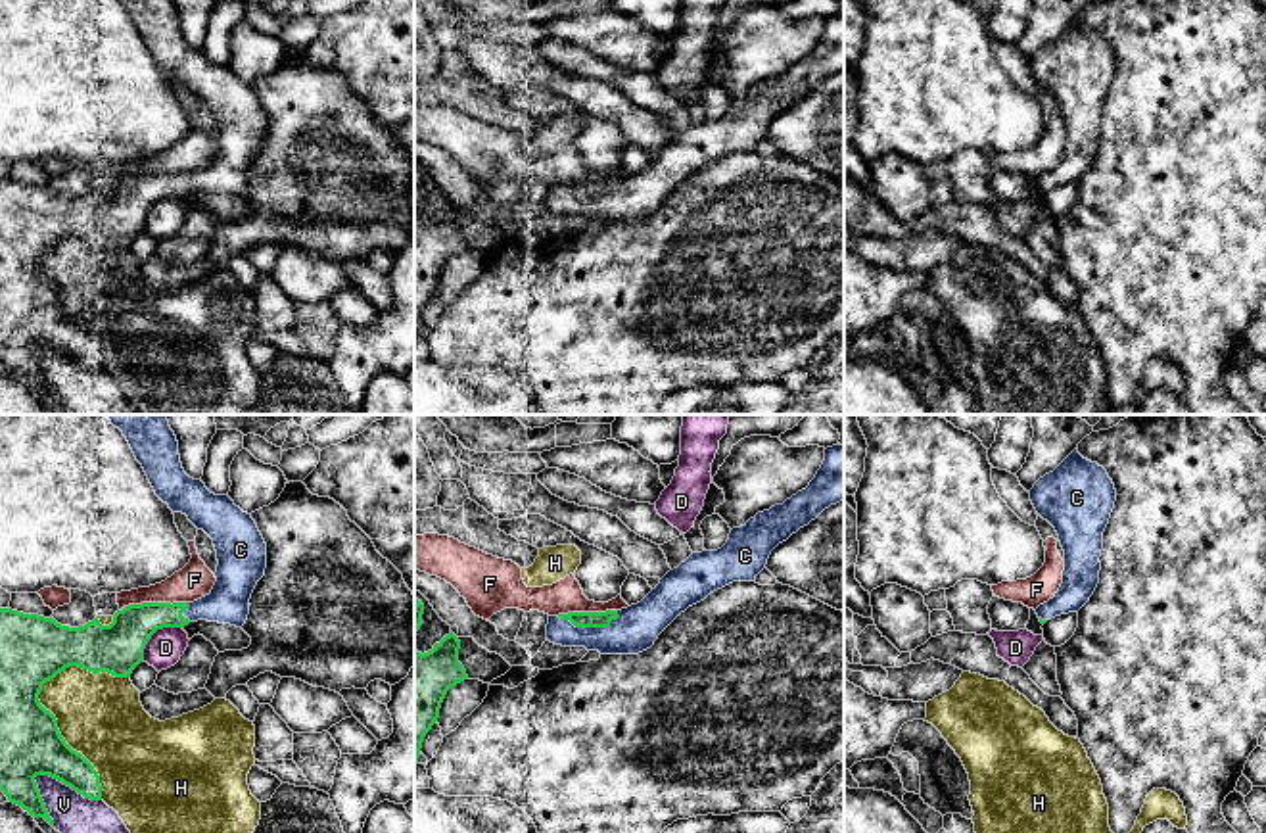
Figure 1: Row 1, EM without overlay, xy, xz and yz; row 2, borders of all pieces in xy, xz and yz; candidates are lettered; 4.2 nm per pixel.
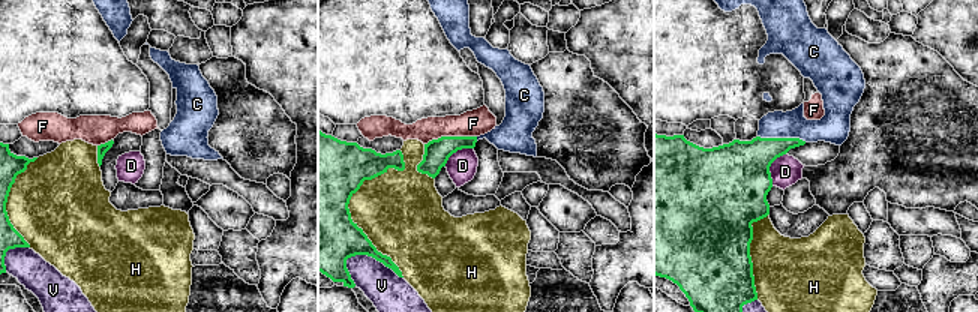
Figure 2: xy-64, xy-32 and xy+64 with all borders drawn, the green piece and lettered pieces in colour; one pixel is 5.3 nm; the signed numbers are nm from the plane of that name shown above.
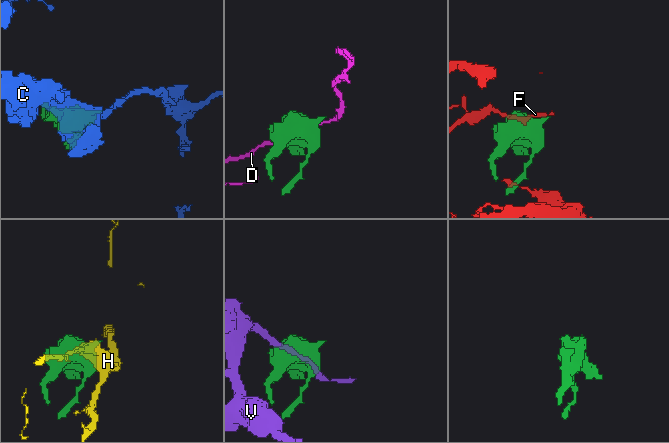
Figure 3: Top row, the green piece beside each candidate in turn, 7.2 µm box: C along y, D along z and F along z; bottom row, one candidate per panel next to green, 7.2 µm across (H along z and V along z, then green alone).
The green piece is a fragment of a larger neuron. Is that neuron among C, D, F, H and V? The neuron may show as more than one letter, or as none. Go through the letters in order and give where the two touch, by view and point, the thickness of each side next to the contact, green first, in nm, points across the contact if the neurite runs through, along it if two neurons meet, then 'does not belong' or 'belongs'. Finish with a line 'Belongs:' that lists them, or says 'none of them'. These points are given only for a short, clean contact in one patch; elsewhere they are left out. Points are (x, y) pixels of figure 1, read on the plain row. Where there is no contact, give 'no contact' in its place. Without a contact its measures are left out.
C: contact xz (589, 196); calibres 60 and 190 nm; way xz (578, 189), (589, 196), (637, 196); belongs
D: contact xy (154, 202); calibres 220 and 150 nm; does not belong
F: contact xy (156, 173); calibres 220 and 150 nm; border xy (187, 171), (129, 173), (125, 177); does not belong
H: contact xy (58, 300); calibres 260 and 360 nm; does not belong
V: contact xy (68, 356); calibres 260 and 260 nm; does not belong
Belongs: C

